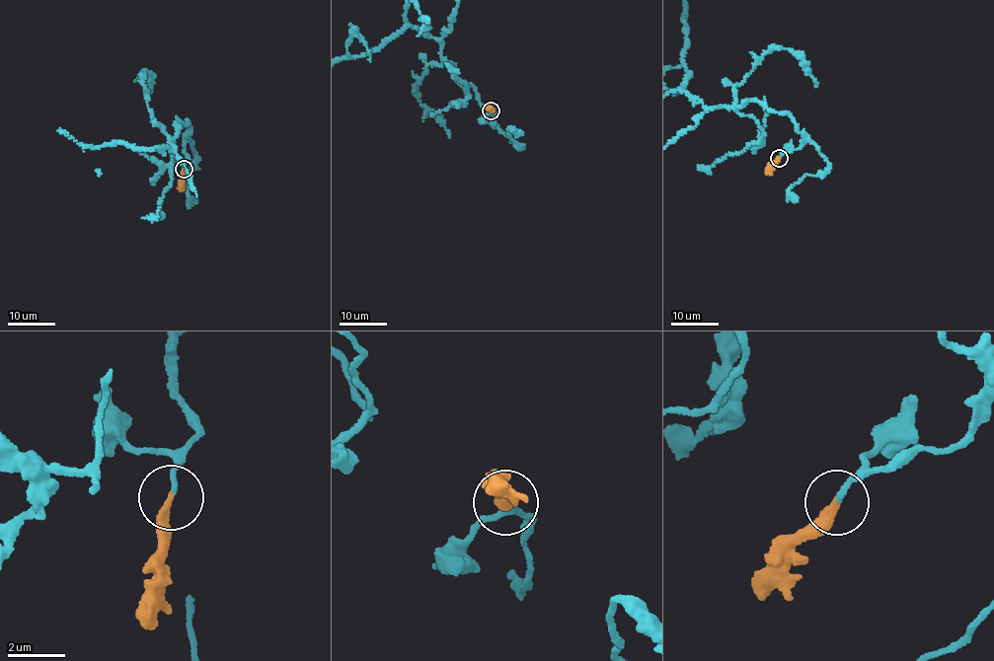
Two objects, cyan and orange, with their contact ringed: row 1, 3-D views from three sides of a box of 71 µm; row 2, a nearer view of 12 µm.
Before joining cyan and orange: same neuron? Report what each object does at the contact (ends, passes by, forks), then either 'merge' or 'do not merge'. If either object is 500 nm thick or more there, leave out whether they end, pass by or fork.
cyan ends there; orange ends there; merge

